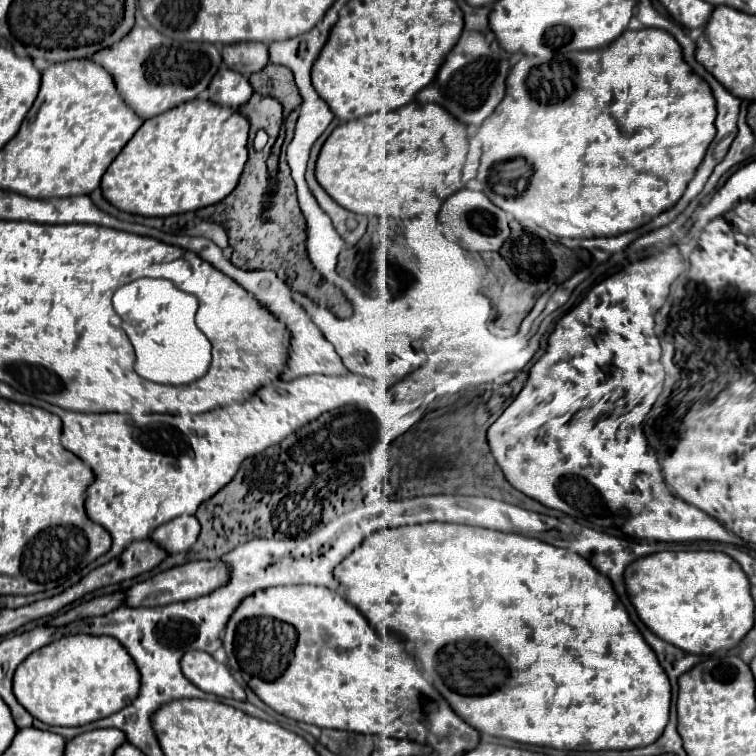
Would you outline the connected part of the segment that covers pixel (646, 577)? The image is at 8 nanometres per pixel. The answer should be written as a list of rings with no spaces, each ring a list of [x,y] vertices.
[[[661,551],[639,557],[625,569],[625,589],[639,619],[667,643],[681,647],[691,655],[713,655],[721,649],[733,649],[753,627],[753,599],[749,579],[737,567],[735,559],[715,551]]]

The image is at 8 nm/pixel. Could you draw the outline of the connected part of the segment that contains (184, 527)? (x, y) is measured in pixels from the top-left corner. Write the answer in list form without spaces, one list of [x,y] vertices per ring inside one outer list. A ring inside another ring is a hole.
[[[181,515],[153,531],[153,541],[161,543],[165,551],[169,553],[179,553],[179,551],[189,551],[191,545],[197,541],[197,535],[201,531],[199,521],[193,515]]]

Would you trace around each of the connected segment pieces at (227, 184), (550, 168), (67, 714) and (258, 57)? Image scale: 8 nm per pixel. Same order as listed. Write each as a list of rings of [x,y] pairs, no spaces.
[[[193,99],[145,121],[101,179],[103,197],[119,211],[141,217],[169,217],[215,205],[225,199],[237,185],[247,161],[249,121],[231,107],[217,107],[201,99]]]
[[[655,27],[641,31],[627,29],[603,49],[561,53],[547,63],[539,63],[537,57],[529,55],[521,57],[509,71],[505,99],[499,103],[497,111],[493,111],[493,115],[489,115],[489,119],[485,119],[485,123],[479,127],[477,137],[483,145],[477,181],[483,185],[483,193],[491,203],[511,213],[517,221],[531,219],[555,237],[611,237],[649,223],[655,215],[673,207],[673,203],[683,195],[689,179],[693,177],[693,171],[697,171],[701,165],[707,147],[715,137],[715,99],[709,91],[709,85],[683,61],[681,47],[673,35]]]
[[[67,635],[31,653],[13,675],[15,699],[47,725],[77,727],[121,711],[133,701],[141,677],[129,653],[113,637]]]
[[[235,43],[223,47],[223,63],[231,71],[241,71],[245,77],[261,71],[269,63],[267,57],[269,51],[265,43]]]

